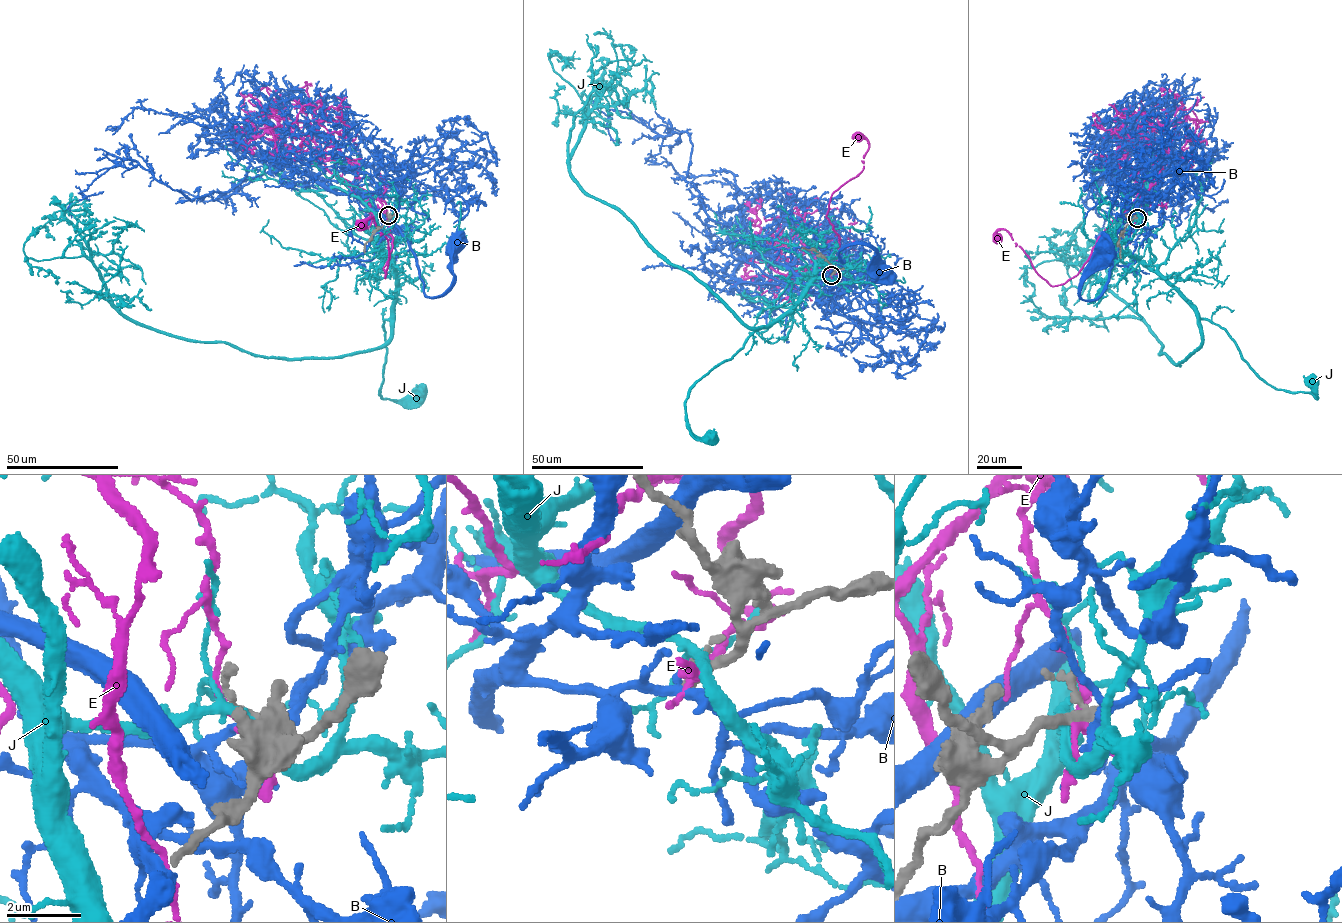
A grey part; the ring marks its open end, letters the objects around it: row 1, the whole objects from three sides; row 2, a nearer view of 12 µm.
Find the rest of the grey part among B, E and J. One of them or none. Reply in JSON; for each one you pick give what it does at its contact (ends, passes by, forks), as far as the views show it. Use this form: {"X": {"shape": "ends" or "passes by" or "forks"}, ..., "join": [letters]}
{"join": []}

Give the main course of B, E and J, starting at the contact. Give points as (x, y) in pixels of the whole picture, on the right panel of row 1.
B: (1136, 218), (1140, 220), (1114, 239), (1104, 292), (1081, 299), (1085, 268), (1094, 251), (1104, 246)
E: (1136, 218), (1132, 204), (1097, 239), (1076, 275), (1056, 285), (1036, 272), (1006, 230), (998, 229), (997, 238)
J: (1135, 217), (1128, 252), (1200, 318), (1225, 330), (1256, 375), (1290, 392), (1315, 392), (1312, 382)

